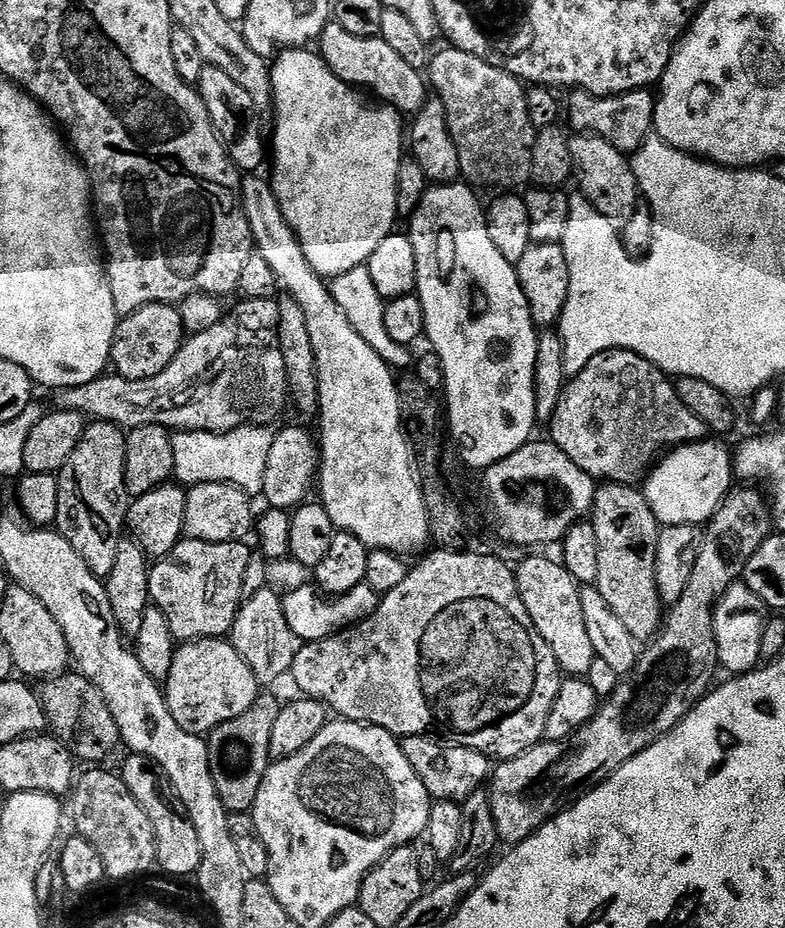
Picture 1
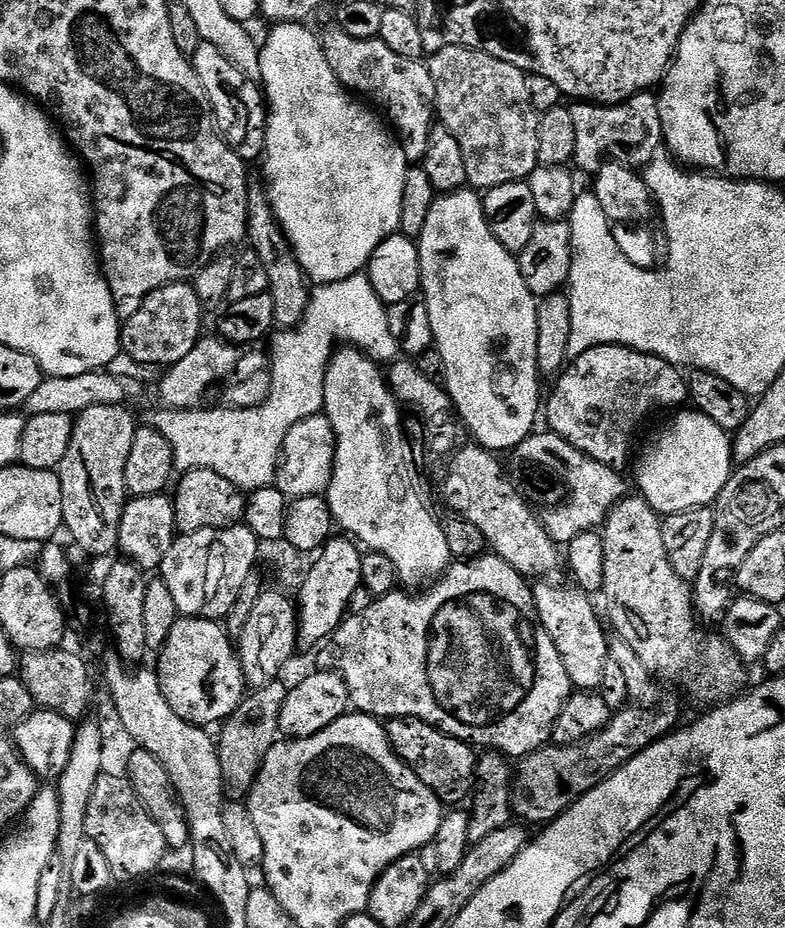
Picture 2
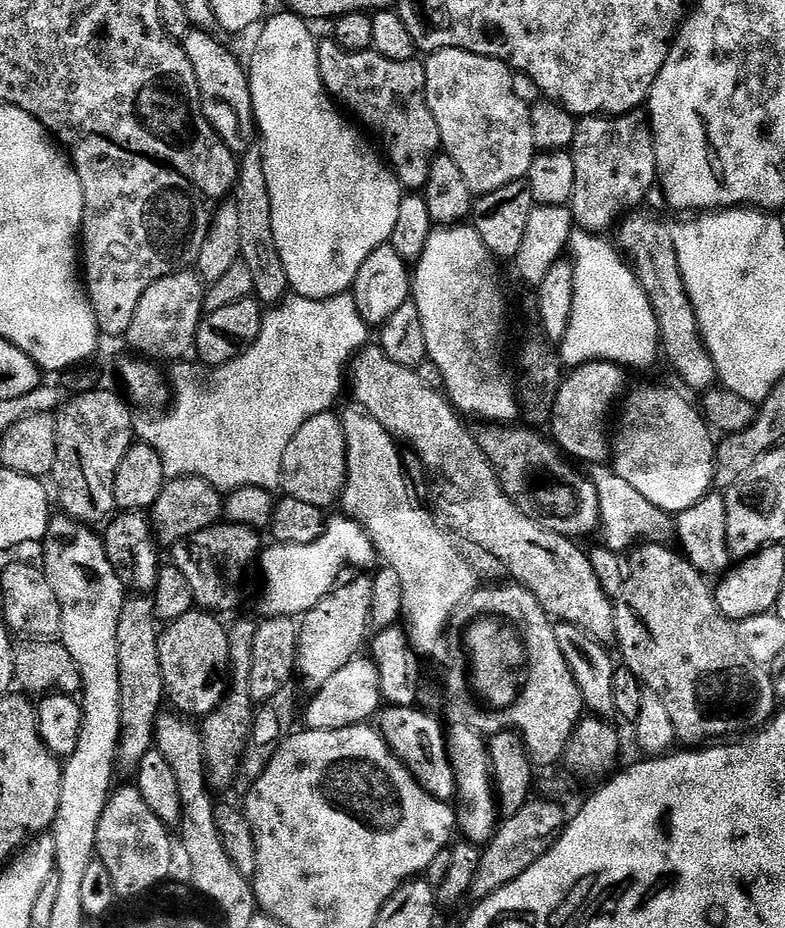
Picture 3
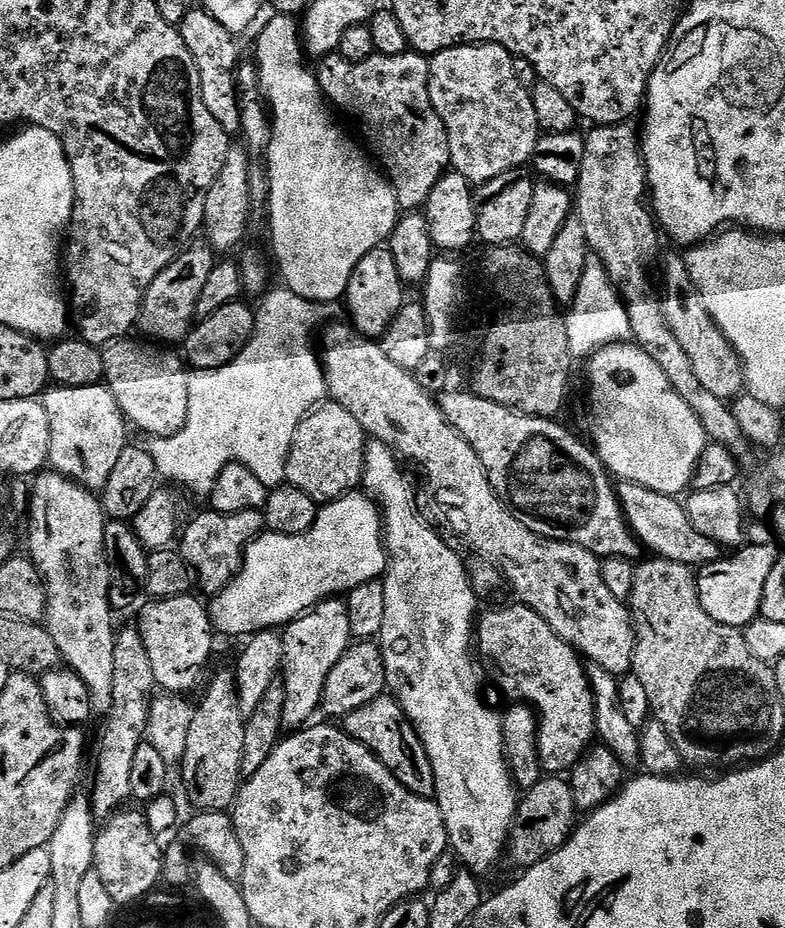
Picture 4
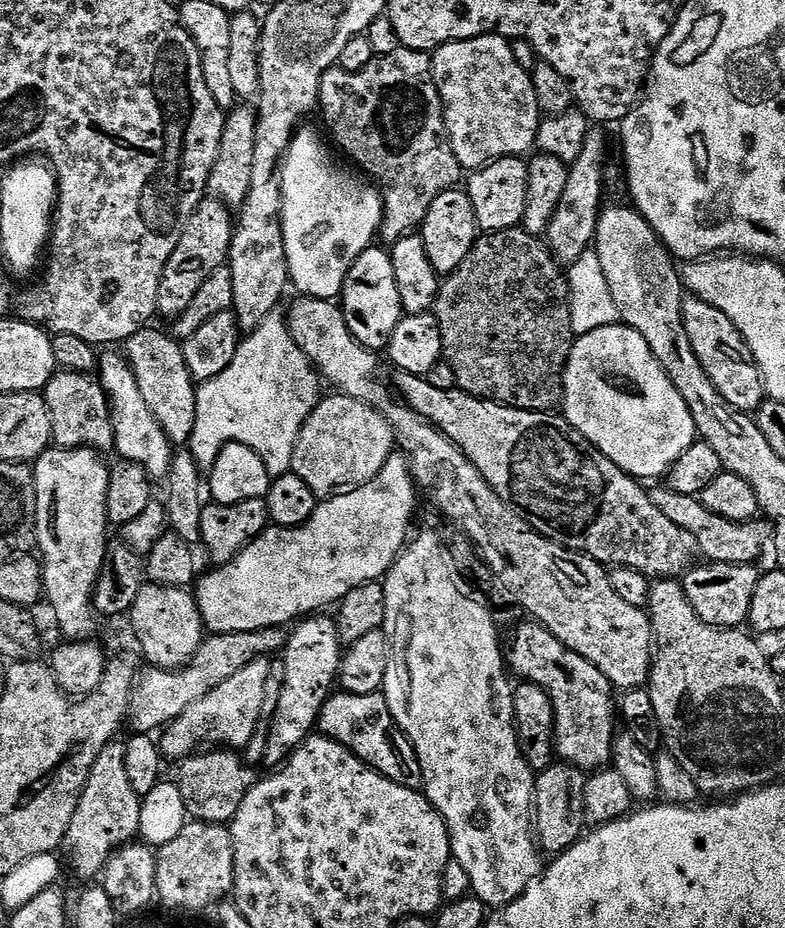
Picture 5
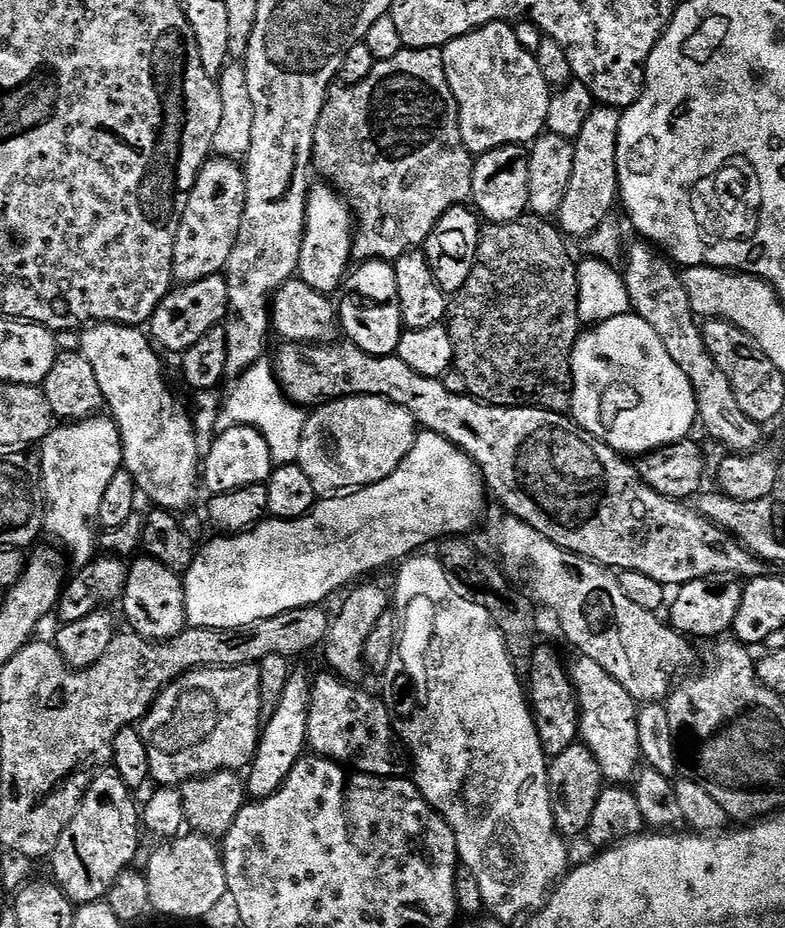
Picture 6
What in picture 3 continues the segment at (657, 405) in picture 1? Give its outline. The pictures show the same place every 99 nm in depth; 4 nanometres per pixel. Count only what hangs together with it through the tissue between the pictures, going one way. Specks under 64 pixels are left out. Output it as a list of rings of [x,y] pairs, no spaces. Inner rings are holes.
[[[595,360],[589,364],[580,364],[577,368],[571,369],[571,371],[561,379],[560,389],[556,395],[556,401],[552,407],[550,417],[550,425],[552,424],[550,436],[573,461],[585,460],[588,466],[600,466],[607,461],[604,460],[607,456],[609,459],[610,432],[608,436],[608,419],[612,416],[612,407],[614,407],[616,403],[616,407],[621,403],[622,397],[629,387],[629,385],[627,386],[627,374],[629,375],[621,365],[612,364],[609,360]]]

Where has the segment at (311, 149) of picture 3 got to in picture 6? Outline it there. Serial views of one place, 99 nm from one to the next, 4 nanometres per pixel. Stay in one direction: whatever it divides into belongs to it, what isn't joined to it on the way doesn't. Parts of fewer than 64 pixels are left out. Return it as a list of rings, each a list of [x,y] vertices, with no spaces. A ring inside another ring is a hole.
[[[320,182],[307,194],[304,218],[304,241],[300,250],[299,279],[314,290],[332,294],[339,289],[352,260],[354,213],[336,190]]]

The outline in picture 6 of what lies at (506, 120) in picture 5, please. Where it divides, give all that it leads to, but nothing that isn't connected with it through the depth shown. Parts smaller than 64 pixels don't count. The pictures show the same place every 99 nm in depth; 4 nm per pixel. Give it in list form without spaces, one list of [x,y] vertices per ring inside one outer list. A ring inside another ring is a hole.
[[[497,22],[482,26],[462,38],[454,38],[444,45],[442,51],[446,82],[450,86],[460,115],[459,138],[467,152],[471,152],[473,157],[478,157],[484,152],[511,144],[528,146],[542,135],[545,131],[546,110],[550,110],[552,92],[546,80],[542,78],[535,55],[522,50],[518,38],[514,38],[514,27],[511,23]]]

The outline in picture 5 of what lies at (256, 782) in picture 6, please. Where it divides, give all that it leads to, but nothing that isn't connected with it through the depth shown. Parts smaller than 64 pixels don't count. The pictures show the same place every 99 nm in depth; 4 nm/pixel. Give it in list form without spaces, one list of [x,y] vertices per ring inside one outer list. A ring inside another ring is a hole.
[[[328,614],[309,615],[291,629],[293,632],[287,633],[282,657],[288,673],[280,684],[280,697],[276,700],[276,709],[268,724],[268,741],[264,744],[264,760],[271,766],[283,764],[313,735],[322,706],[333,695],[334,677],[339,673],[342,659],[342,641],[337,621],[324,615]]]

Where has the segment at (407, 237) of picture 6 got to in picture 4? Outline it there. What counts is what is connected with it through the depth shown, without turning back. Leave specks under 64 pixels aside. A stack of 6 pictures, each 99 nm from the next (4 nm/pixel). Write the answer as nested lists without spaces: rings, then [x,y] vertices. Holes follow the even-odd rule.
[[[407,50],[400,55],[373,54],[355,62],[345,60],[339,54],[329,54],[319,61],[320,91],[335,107],[337,104],[346,115],[360,120],[369,142],[376,147],[375,159],[384,160],[382,168],[396,192],[396,203],[404,210],[416,210],[426,203],[430,190],[434,190],[434,186],[440,181],[440,177],[444,175],[450,164],[448,135],[442,118],[430,102],[429,63],[427,55],[415,50]]]

